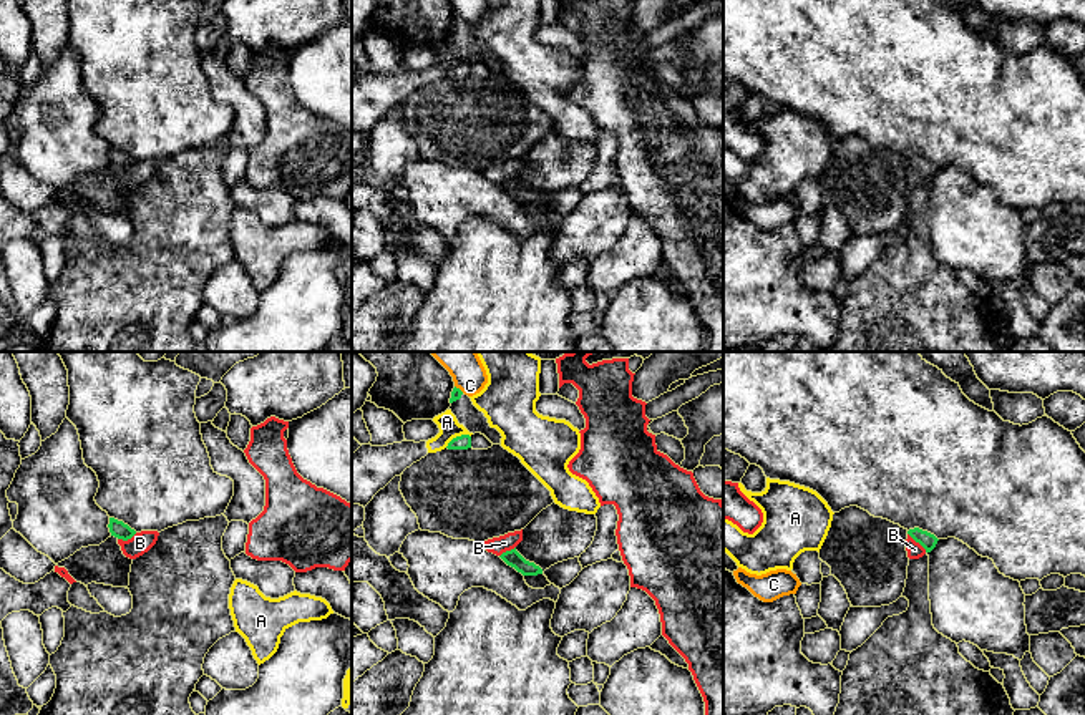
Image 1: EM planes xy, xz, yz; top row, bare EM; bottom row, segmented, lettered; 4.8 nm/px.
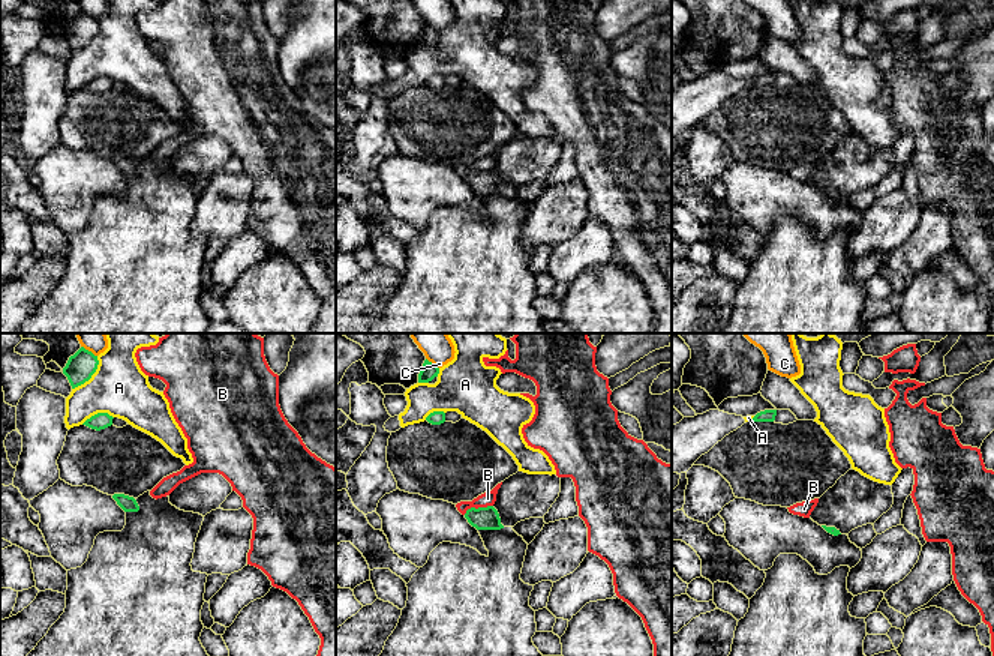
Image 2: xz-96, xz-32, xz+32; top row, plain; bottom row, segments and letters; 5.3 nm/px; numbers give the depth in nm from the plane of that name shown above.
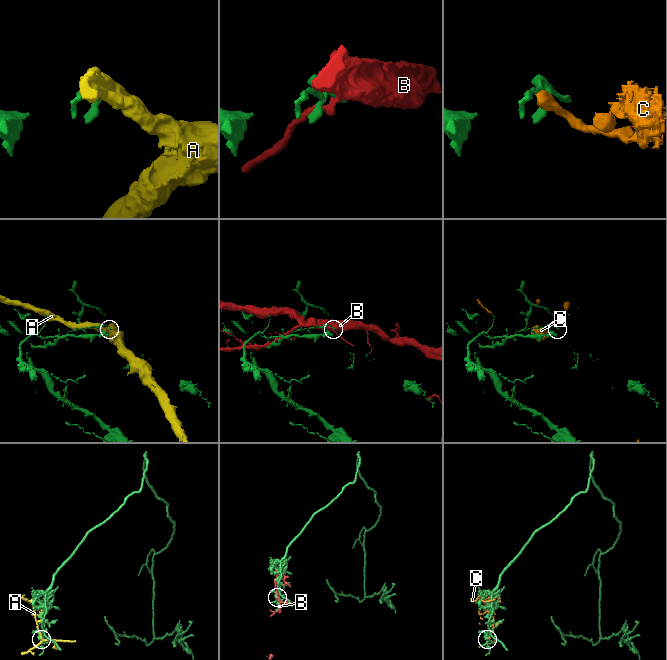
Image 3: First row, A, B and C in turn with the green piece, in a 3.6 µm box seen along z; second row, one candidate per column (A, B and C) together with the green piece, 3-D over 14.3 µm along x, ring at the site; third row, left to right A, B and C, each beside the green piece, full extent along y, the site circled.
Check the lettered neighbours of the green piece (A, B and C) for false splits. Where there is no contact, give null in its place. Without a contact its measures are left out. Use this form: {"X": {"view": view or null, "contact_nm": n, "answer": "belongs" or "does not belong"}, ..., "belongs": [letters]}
{"A": {"view": "xz", "contact_nm": 140, "answer": "does not belong"}, "B": {"view": "yz", "contact_nm": 130, "answer": "does not belong"}, "C": {"view": "xz", "contact_nm": 60, "answer": "does not belong"}, "belongs": []}

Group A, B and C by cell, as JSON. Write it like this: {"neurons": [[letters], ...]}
{"neurons": [["A"], ["B"], ["C"]]}

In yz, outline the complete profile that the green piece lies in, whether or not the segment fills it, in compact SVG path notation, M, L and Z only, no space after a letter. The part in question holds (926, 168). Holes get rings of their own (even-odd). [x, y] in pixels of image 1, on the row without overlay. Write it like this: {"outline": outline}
{"outline": "M919 156L909 158L907 163L916 171L919 171L926 178L926 181L931 181L936 176L937 169L939 169L934 163L931 163L927 159L922 159Z"}

